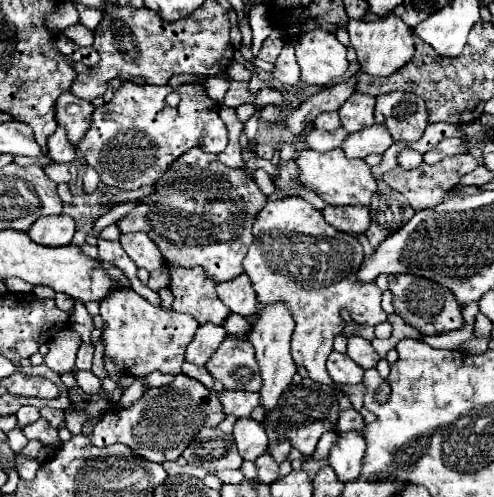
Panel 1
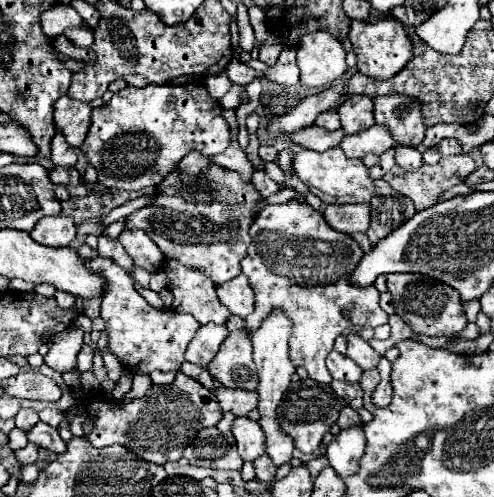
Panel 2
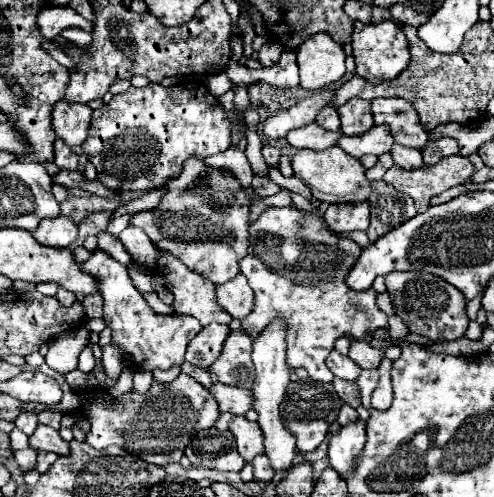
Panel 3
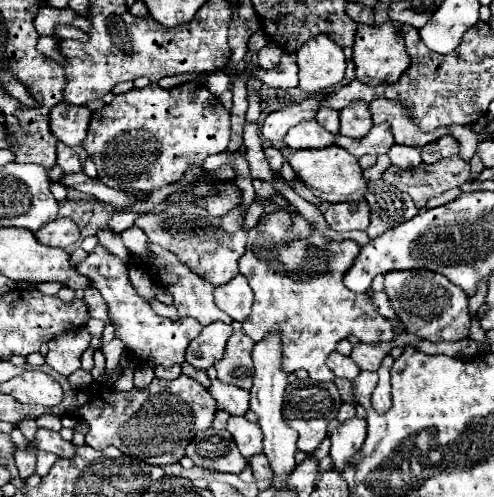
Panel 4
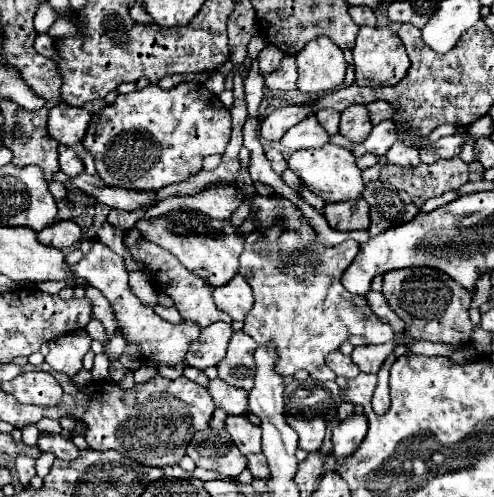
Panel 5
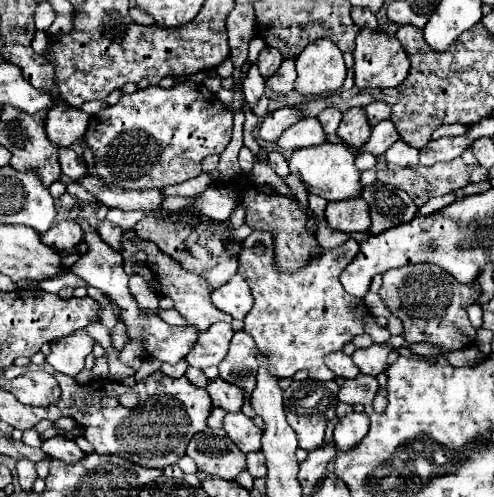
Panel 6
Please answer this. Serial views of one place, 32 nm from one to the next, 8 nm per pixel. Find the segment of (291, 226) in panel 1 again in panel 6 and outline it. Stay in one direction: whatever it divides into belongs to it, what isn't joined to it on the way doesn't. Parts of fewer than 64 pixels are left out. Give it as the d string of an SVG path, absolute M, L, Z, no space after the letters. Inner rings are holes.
M252 232L244 240L244 250L238 256L238 274L250 284L254 296L254 306L244 318L244 332L254 338L262 352L270 354L270 374L286 378L298 370L306 370L312 380L334 380L336 376L324 364L326 354L342 350L346 342L364 332L374 344L390 340L390 330L376 322L364 300L356 300L344 292L338 280L356 252L358 242L350 238L338 248L320 248L320 256L312 256L312 264L300 268L300 272L276 272L272 232L268 236L256 236Z

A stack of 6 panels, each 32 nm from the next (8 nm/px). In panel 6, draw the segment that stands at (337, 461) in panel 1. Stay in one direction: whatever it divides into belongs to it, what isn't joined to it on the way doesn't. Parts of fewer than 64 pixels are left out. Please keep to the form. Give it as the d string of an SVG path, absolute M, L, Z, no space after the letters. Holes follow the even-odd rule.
M352 412L350 416L338 420L336 428L334 428L334 444L338 452L350 452L350 448L354 448L356 444L360 444L360 440L366 436L370 428L370 420L364 412Z

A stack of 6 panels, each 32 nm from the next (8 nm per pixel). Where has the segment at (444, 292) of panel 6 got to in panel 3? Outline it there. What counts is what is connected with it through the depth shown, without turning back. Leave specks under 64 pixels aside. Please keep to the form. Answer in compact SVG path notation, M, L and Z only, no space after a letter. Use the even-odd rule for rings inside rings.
M392 272L386 276L386 288L392 298L396 314L404 320L410 332L434 340L436 338L456 340L464 336L470 322L466 316L466 300L452 284L424 272Z

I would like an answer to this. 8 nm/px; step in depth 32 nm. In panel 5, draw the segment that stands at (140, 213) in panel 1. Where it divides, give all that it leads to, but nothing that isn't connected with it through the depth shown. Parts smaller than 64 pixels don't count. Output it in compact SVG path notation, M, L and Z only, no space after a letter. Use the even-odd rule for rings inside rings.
M180 208L180 210L170 210L162 216L156 216L156 218L140 218L136 222L136 228L142 230L142 234L146 236L148 242L156 242L164 250L172 252L190 272L204 278L212 286L224 286L224 284L228 284L228 280L232 280L238 274L238 258L244 252L244 238L246 236L242 232L238 232L238 228L232 222L232 216L228 220L216 220L216 218L210 218L208 214L204 214L200 210Z

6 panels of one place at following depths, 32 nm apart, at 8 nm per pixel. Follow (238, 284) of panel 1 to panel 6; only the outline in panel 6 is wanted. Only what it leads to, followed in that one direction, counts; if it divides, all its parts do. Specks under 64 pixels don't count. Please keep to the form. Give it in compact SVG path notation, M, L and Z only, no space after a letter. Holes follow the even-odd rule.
M236 274L224 286L220 286L212 292L212 302L218 310L230 314L232 318L244 320L244 316L248 314L248 310L254 304L254 298L252 298L252 292L250 292L246 280L240 274Z

